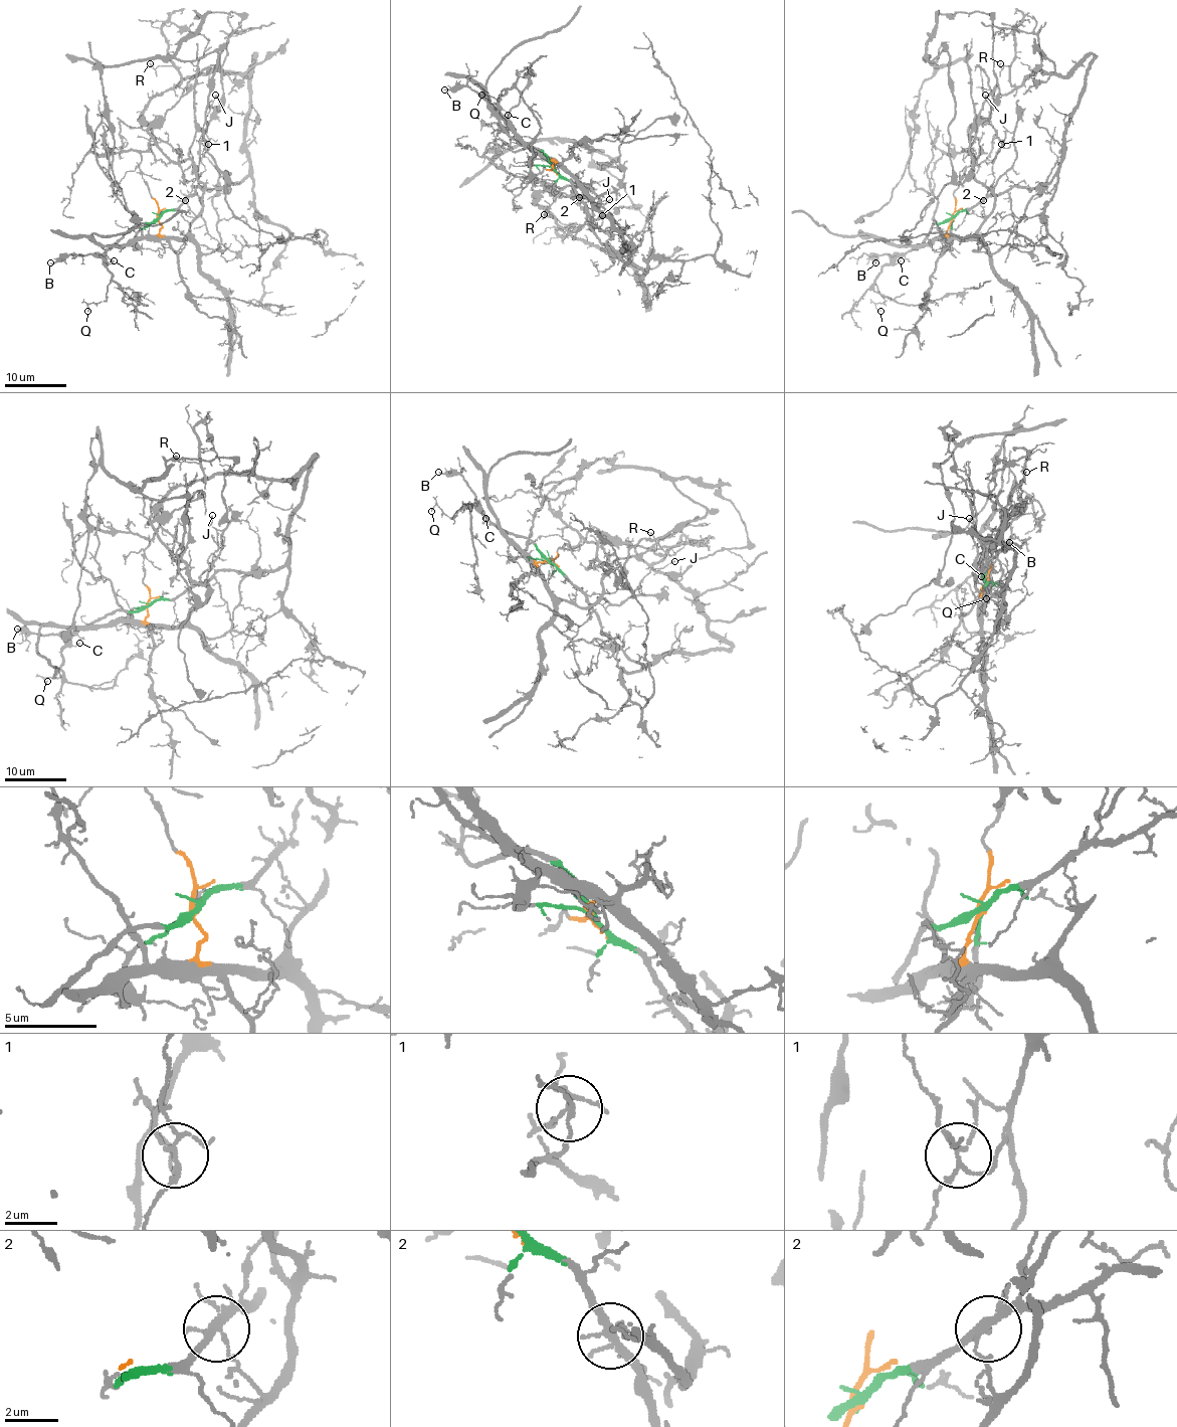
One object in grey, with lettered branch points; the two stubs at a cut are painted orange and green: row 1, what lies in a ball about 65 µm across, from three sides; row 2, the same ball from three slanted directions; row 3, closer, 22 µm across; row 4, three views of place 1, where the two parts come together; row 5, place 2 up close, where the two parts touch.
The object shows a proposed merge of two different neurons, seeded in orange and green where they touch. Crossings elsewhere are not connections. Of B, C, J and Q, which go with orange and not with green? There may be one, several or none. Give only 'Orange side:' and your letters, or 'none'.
Orange side: J

